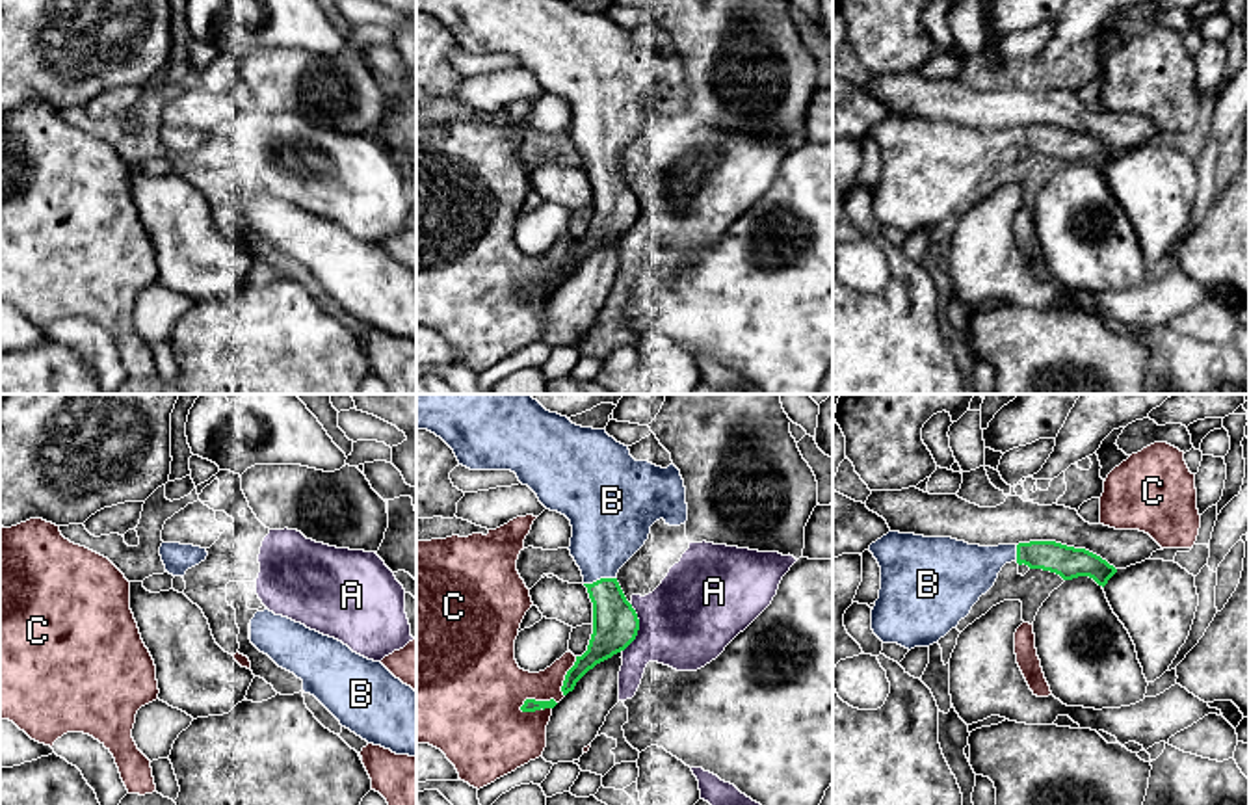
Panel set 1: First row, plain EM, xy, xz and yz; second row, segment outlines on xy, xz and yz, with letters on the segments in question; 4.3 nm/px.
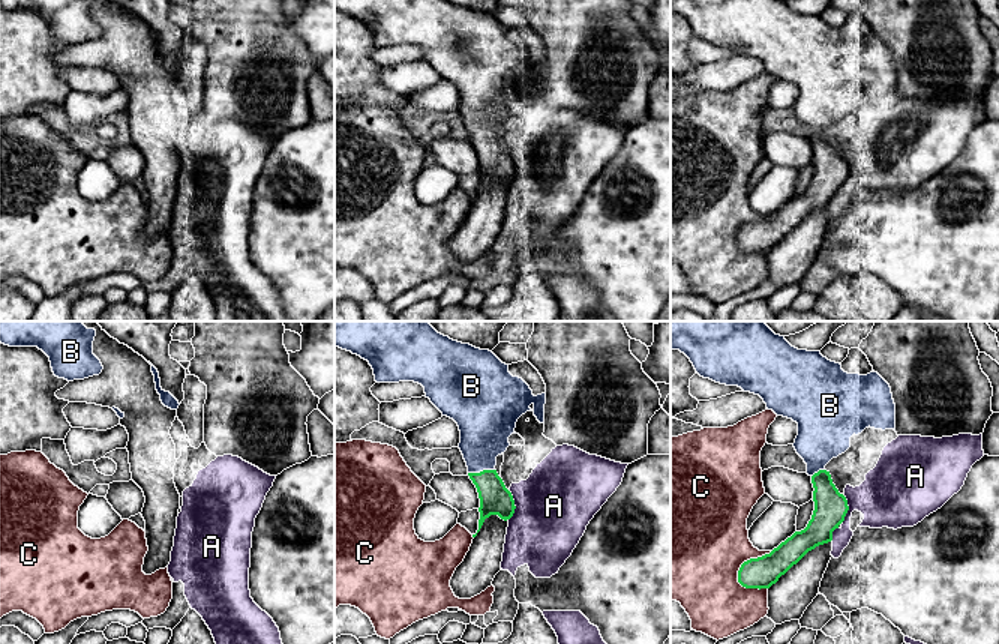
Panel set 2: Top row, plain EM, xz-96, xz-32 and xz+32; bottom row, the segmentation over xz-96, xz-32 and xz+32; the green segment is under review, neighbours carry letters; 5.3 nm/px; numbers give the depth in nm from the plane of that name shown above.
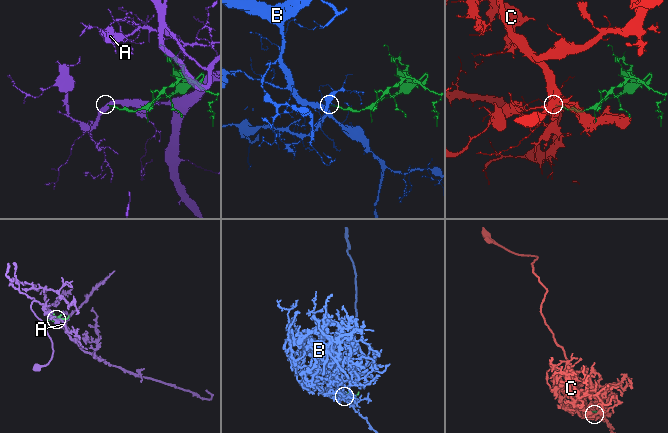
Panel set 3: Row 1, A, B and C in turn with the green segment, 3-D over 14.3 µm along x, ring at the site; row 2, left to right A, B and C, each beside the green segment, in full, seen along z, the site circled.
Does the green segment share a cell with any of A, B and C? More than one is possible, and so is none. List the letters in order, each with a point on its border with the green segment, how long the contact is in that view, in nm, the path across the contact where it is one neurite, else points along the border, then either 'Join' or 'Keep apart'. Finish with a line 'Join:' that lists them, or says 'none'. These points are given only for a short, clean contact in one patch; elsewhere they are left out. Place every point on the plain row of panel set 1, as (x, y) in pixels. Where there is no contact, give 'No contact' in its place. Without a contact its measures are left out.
A: Touches green at xz (638, 211). Shared border 220 nm. Keep apart
B: Touches green at xz (601, 162). Shared border 150 nm. Path across: xz (616, 207), (601, 162), (601, 127), (610, 106). Join
C: Touches green at xz (534, 283). Shared border 170 nm. Keep apart
Join: B

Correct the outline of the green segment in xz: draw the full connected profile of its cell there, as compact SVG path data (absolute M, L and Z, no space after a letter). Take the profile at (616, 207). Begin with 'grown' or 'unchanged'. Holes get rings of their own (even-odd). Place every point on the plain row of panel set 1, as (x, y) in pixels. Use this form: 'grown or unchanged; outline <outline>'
grown; outline M416 0L416 11L440 20L459 48L470 54L515 56L546 93L571 104L569 134L593 186L593 218L587 234L576 240L565 258L561 275L567 279L589 253L636 223L639 203L617 165L617 156L645 128L656 104L664 102L669 110L686 108L688 87L680 54L673 46L662 52L636 45L628 30L606 13L582 11L567 0Z

